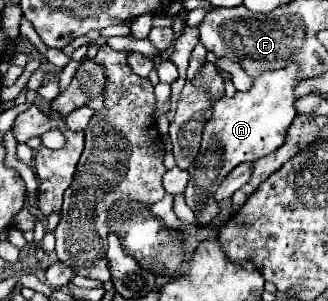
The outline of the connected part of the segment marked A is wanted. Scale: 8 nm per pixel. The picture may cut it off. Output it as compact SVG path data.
M291 63L283 69L265 71L263 75L253 79L249 91L237 91L231 99L223 97L215 101L213 115L203 127L201 149L195 157L193 169L189 167L189 185L185 189L185 201L195 211L199 225L211 223L219 207L213 199L219 183L231 173L233 167L255 161L259 157L277 151L285 143L285 135L289 125L293 123L297 109L295 109L295 87L299 85L299 65Z

